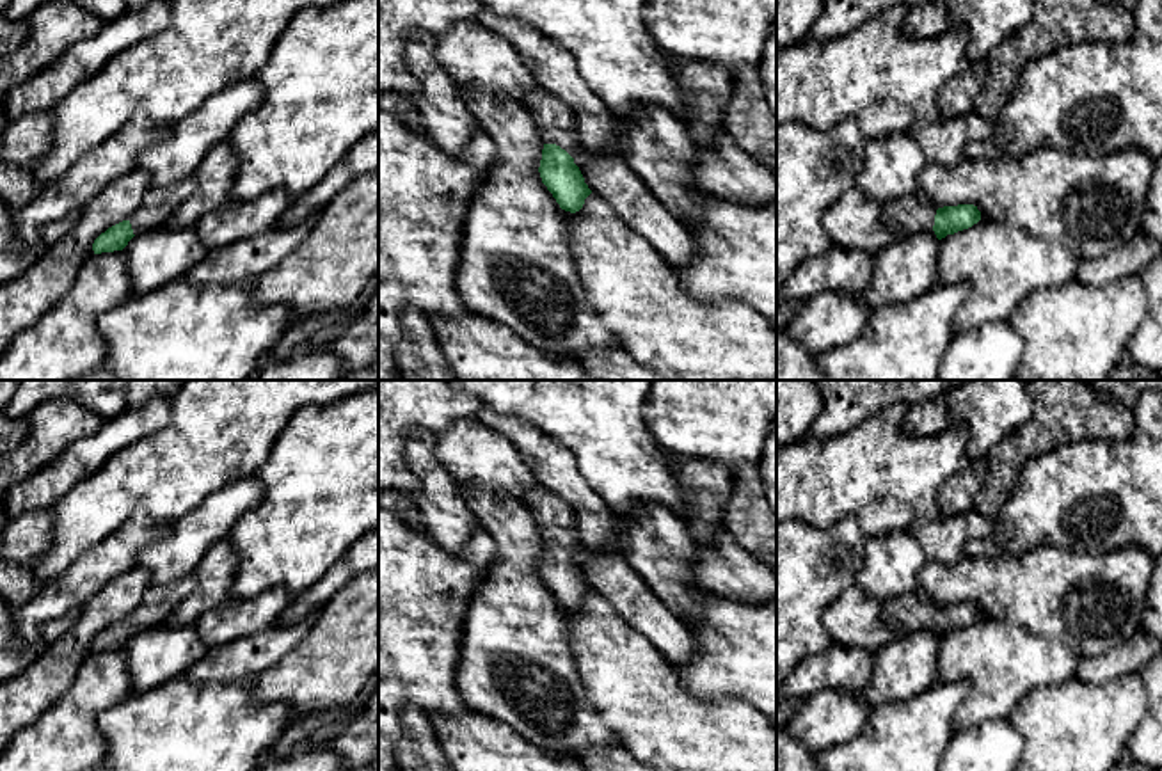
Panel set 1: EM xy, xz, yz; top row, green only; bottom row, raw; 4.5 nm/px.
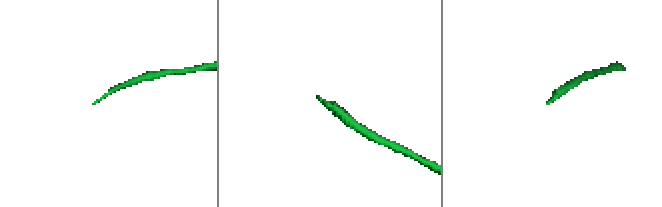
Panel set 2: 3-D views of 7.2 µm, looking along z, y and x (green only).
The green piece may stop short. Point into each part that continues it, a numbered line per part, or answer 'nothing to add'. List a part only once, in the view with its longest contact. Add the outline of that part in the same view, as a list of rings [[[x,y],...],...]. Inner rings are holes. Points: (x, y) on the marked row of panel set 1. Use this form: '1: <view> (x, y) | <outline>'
1: xz (557, 125) | [[[538,87],[528,92],[521,103],[529,112],[542,144],[556,144],[572,158],[579,158],[585,153],[576,117],[563,101]]]

